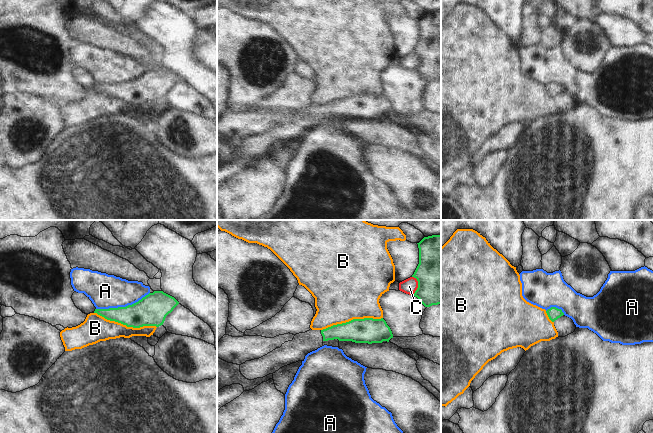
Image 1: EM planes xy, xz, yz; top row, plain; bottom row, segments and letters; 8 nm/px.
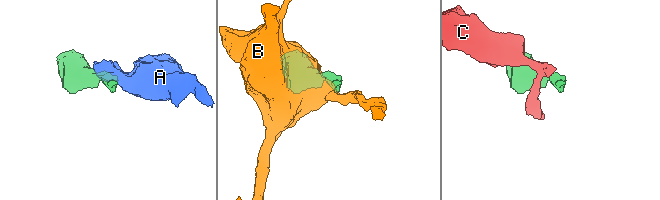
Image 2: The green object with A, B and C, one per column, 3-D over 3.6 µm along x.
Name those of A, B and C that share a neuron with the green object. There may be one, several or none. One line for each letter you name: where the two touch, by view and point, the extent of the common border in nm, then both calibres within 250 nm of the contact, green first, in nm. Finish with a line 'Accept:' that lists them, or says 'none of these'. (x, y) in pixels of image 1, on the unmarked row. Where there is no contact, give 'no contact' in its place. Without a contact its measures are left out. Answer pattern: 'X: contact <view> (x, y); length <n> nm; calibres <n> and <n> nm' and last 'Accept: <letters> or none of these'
Accept: none of these

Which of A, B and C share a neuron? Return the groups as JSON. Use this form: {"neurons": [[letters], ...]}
{"neurons": [["A", "C"], ["B"]]}

